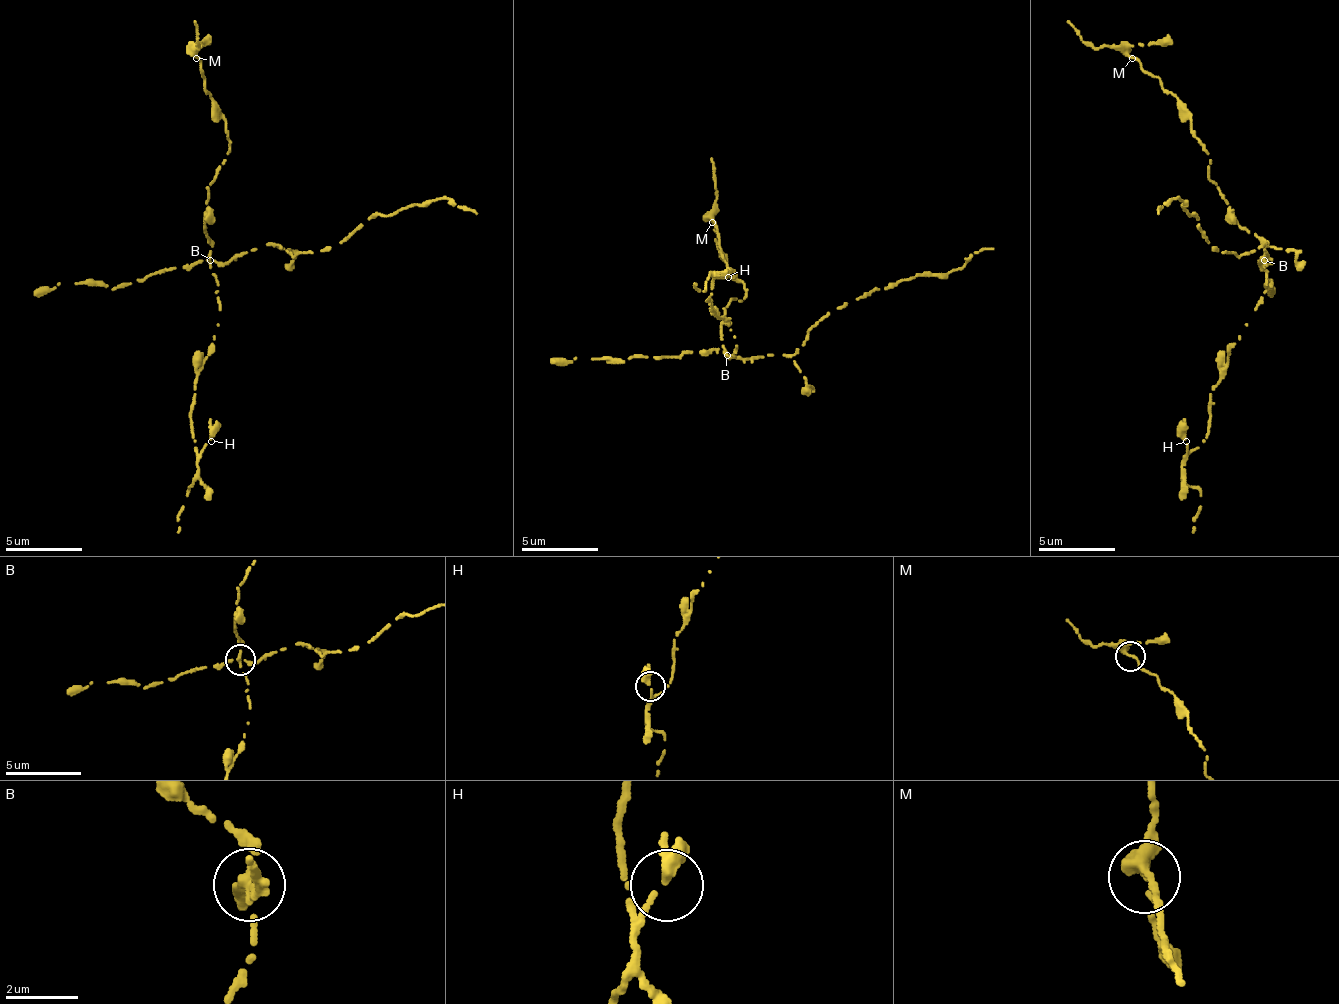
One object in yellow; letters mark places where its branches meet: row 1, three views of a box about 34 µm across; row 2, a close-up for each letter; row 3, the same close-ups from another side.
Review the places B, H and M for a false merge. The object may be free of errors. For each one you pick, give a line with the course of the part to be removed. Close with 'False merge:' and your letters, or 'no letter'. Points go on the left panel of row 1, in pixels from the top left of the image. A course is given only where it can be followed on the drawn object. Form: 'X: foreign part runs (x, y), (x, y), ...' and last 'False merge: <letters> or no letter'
B: foreign part runs (211, 259), (230, 263), (277, 244), (292, 255), (319, 251), (342, 244), (373, 217), (439, 197), (478, 213)
False merge: B

